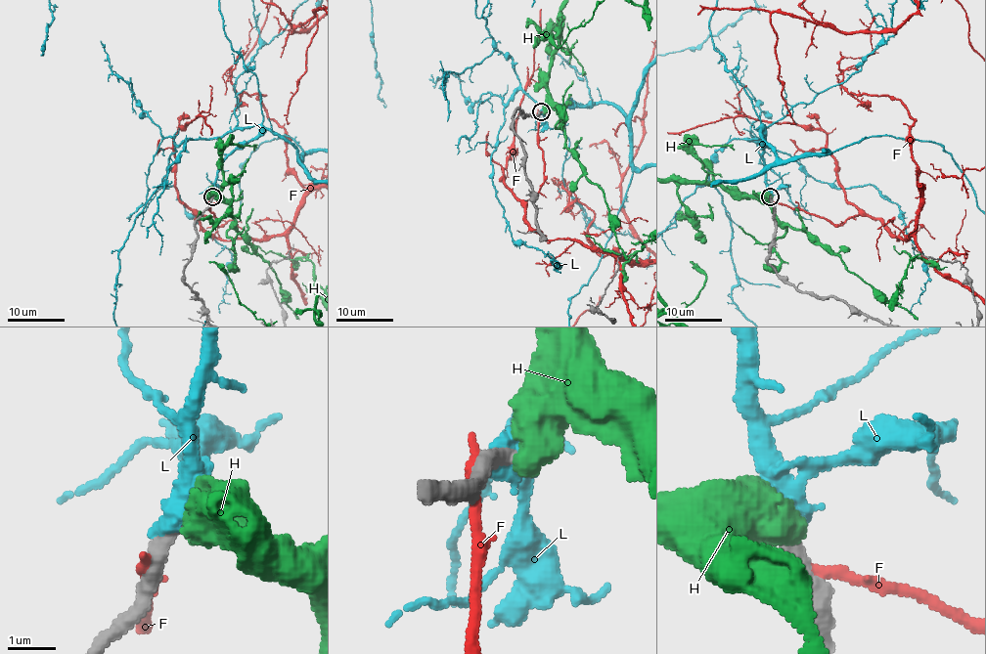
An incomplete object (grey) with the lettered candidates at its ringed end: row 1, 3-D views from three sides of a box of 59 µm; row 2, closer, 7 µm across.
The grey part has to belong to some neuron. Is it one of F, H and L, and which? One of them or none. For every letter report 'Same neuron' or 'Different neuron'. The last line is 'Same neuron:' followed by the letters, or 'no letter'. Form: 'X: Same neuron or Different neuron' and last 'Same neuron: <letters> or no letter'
F: Different neuron
H: Different neuron
L: Same neuron
Same neuron: L

